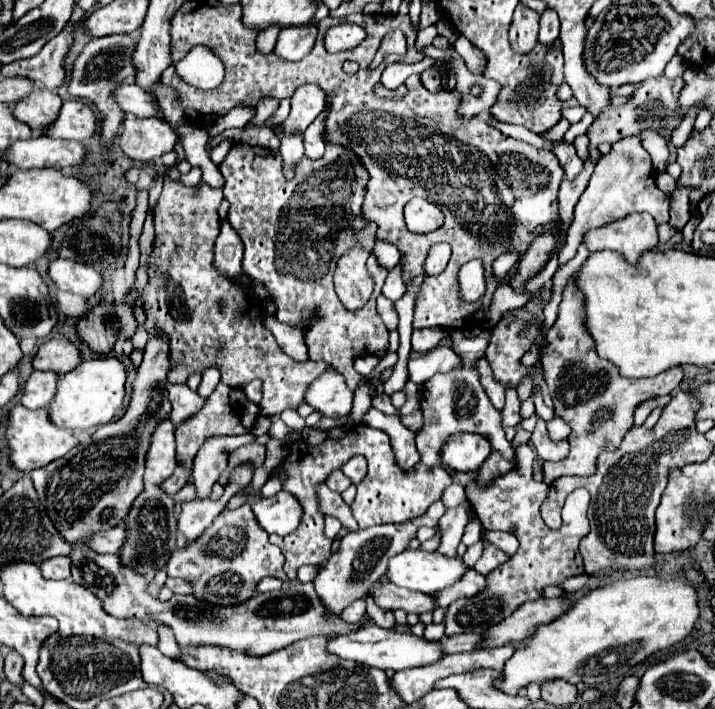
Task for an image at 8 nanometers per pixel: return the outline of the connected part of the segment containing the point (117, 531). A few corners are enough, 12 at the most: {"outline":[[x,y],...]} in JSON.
{"outline":[[115,529],[95,535],[91,547],[97,553],[119,553],[127,529]]}

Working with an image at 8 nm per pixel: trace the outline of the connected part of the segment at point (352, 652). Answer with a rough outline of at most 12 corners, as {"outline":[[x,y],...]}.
{"outline":[[375,623],[333,637],[327,651],[377,669],[443,657],[437,641]]}

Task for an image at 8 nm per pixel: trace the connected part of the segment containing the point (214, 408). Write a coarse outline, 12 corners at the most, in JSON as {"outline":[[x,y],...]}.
{"outline":[[219,383],[203,411],[177,427],[177,465],[191,473],[199,447],[215,435],[243,435],[259,417],[245,397],[245,415]]}

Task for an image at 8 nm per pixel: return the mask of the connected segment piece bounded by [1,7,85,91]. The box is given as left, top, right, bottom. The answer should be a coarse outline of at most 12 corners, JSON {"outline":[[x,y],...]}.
{"outline":[[75,7],[65,31],[37,55],[3,65],[3,77],[23,75],[55,91],[65,79],[61,63],[71,49]]}

